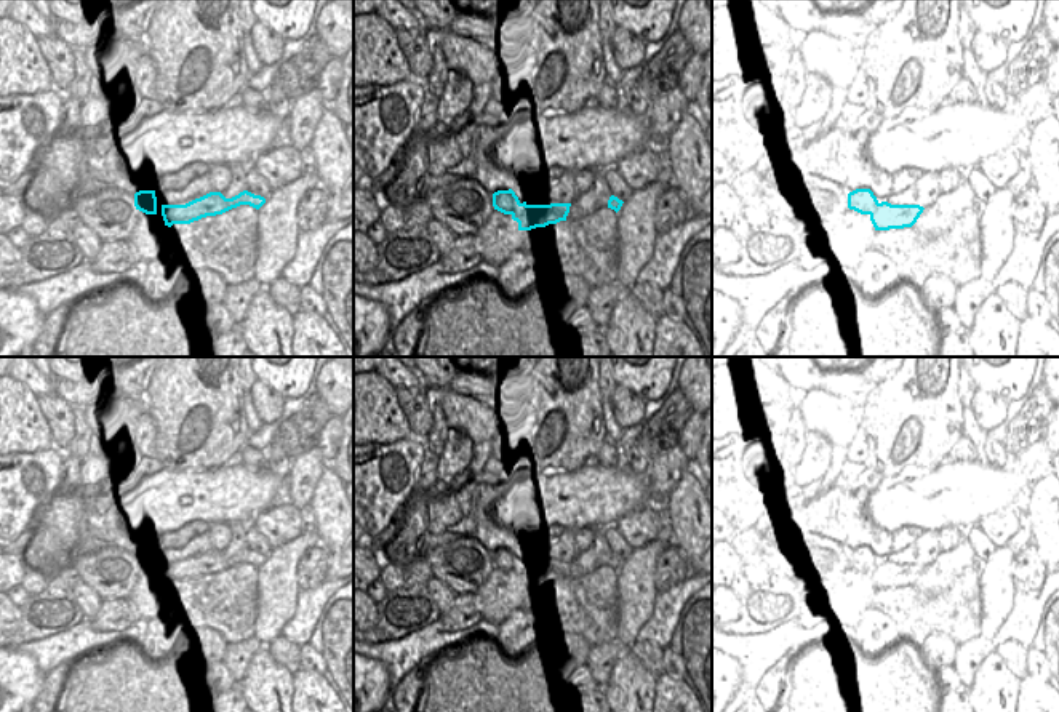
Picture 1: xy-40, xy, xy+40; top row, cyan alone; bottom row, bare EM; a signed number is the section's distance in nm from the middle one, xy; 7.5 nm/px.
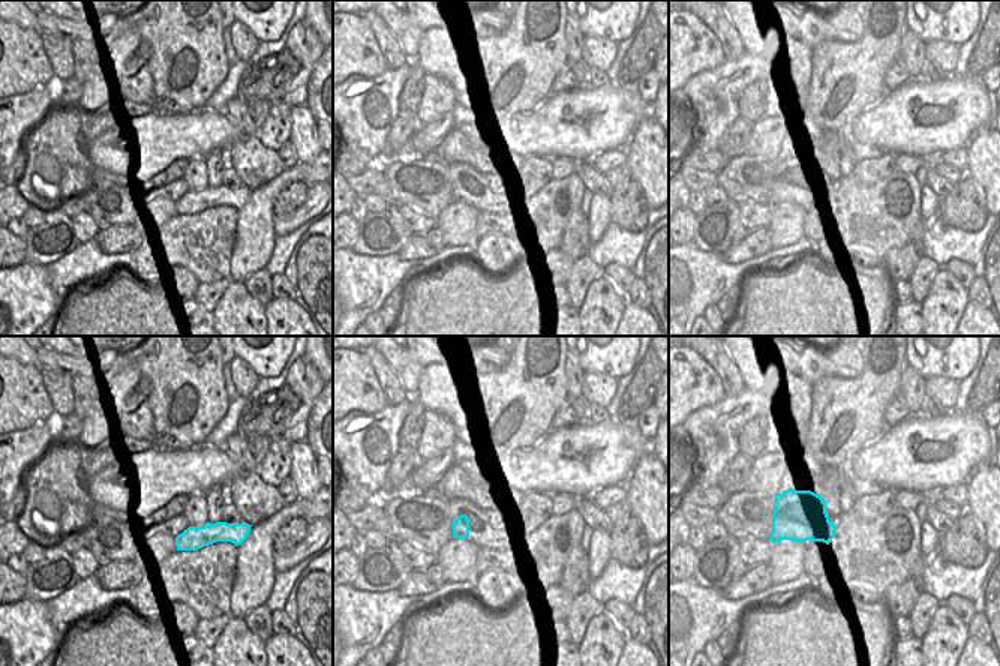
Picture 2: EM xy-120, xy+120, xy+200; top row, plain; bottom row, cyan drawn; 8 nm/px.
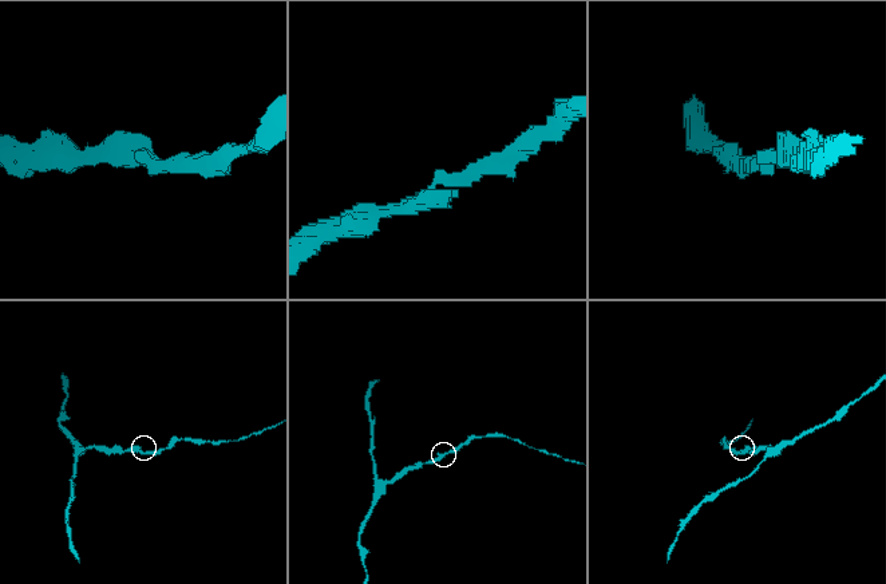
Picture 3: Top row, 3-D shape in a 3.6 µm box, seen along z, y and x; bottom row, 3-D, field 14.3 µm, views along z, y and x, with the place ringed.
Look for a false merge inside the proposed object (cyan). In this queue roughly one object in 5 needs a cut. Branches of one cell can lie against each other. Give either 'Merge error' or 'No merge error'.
No merge error

